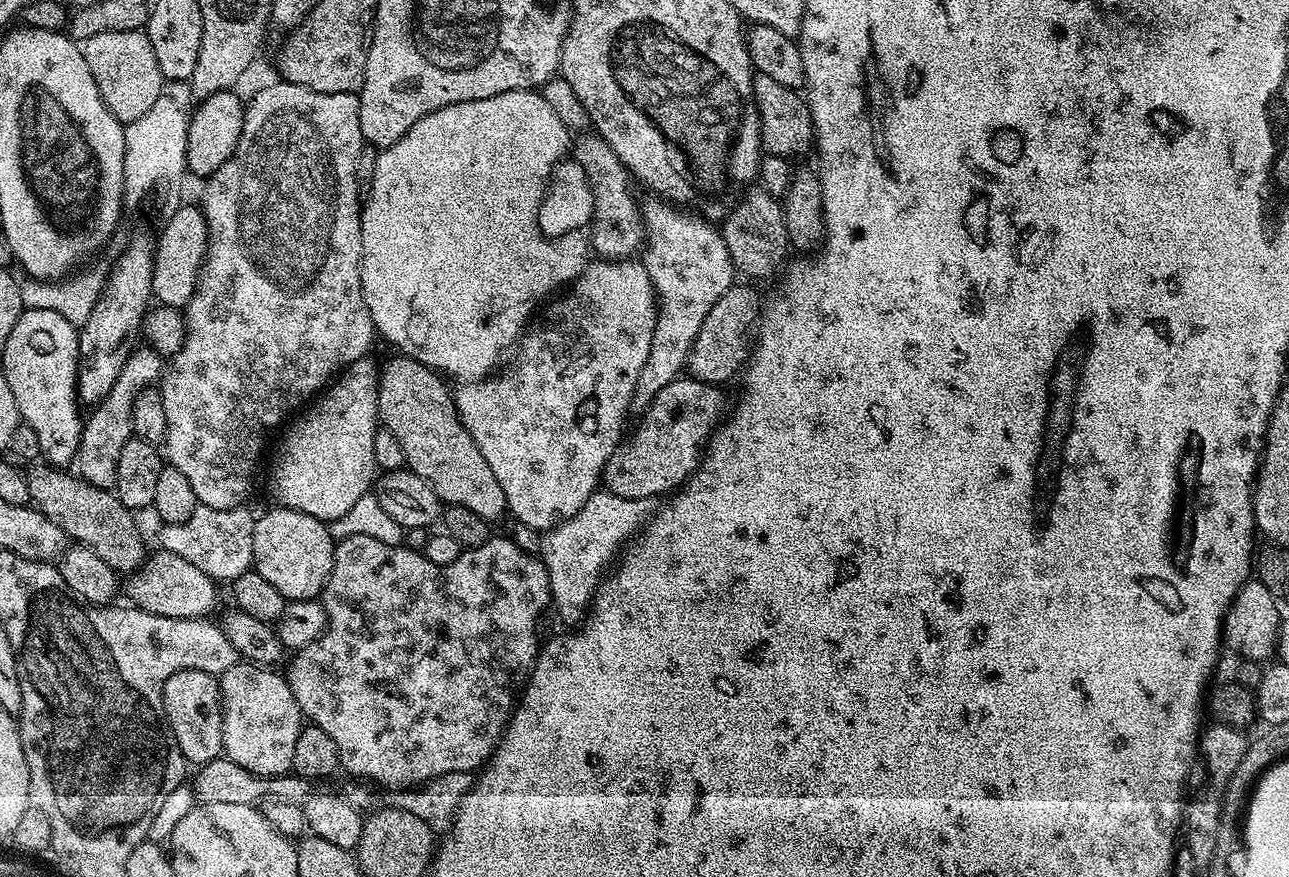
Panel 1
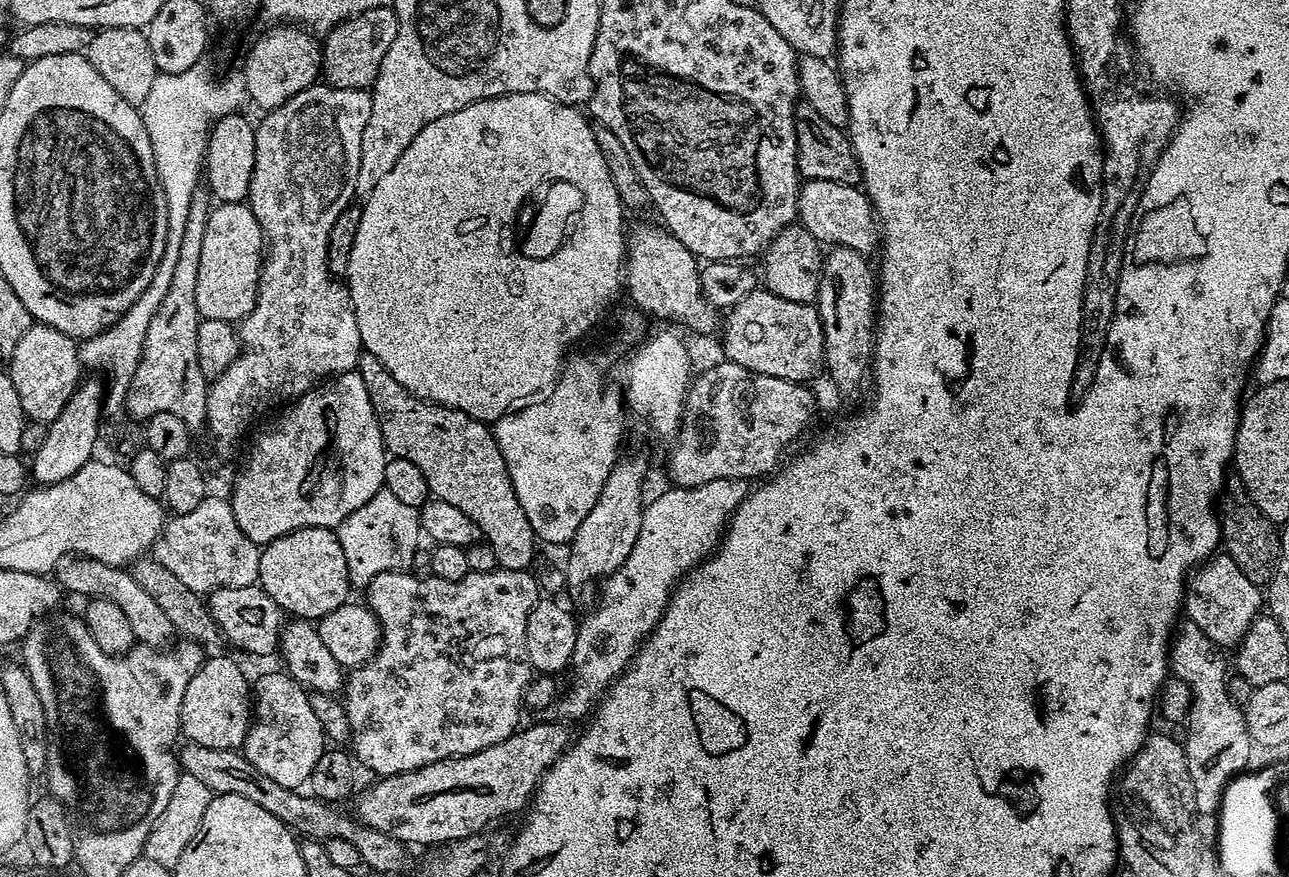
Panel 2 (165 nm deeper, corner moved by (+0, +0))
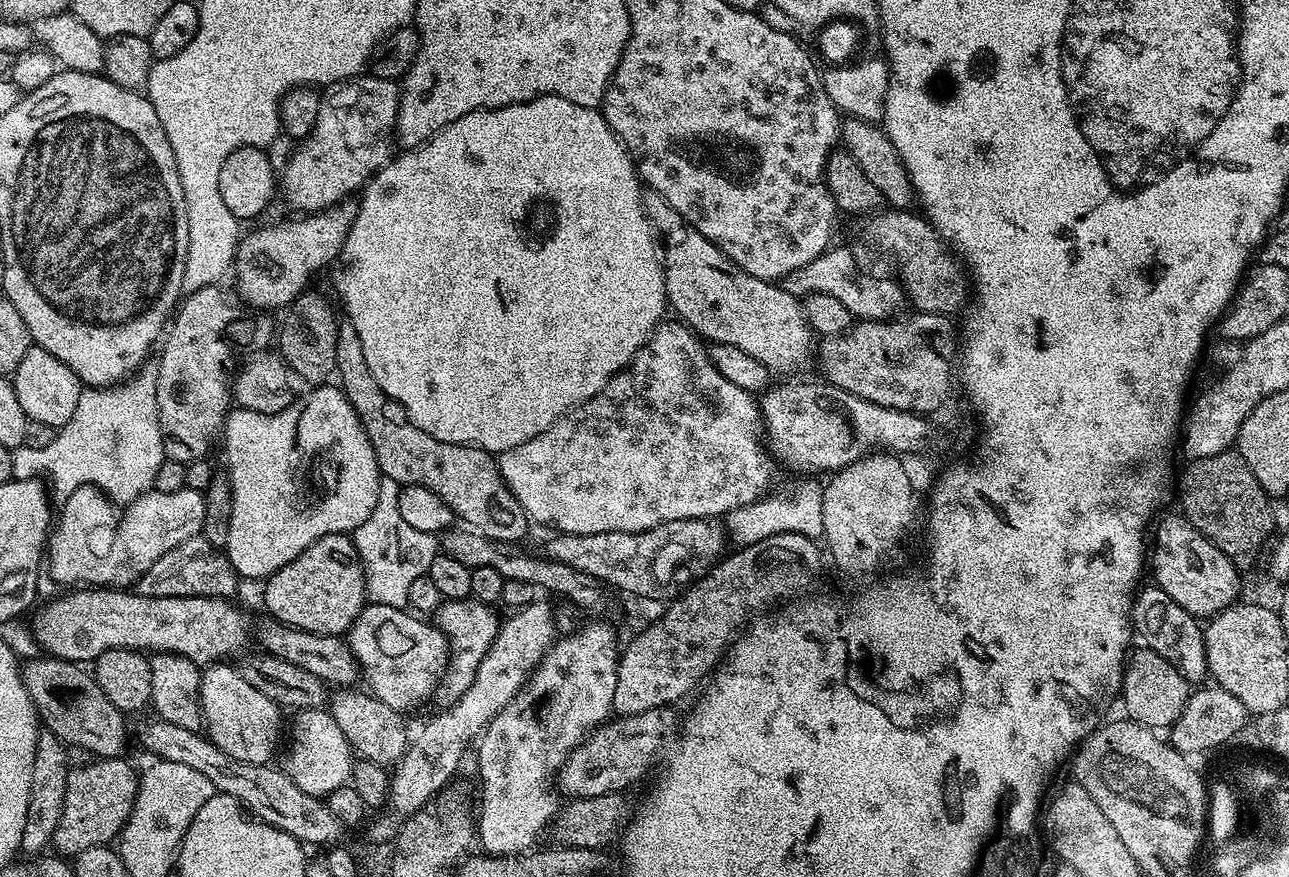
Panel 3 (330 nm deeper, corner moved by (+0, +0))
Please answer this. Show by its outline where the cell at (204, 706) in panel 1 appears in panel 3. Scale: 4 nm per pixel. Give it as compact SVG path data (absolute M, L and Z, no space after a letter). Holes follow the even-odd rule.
M231 663L209 664L200 673L202 728L214 746L240 762L267 765L280 744L280 705L254 690Z

